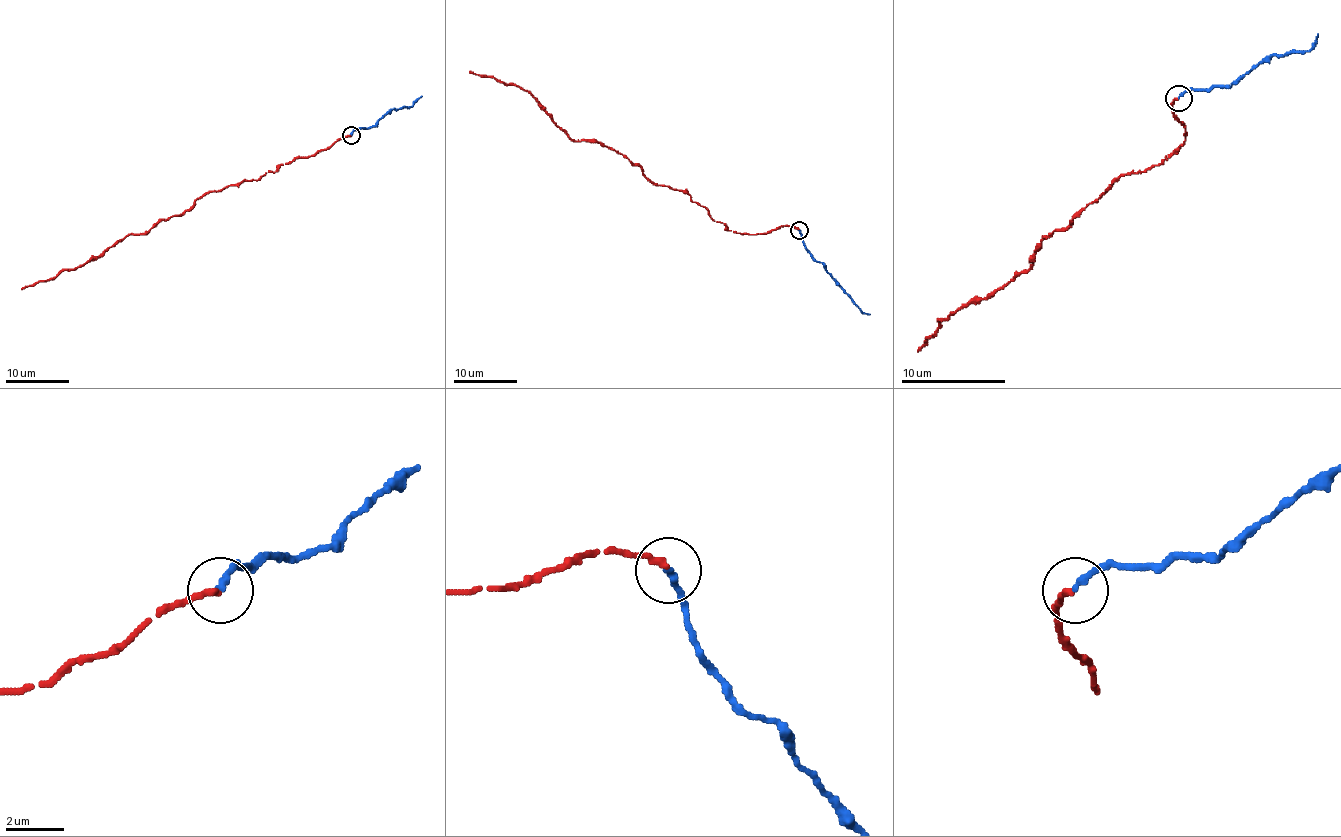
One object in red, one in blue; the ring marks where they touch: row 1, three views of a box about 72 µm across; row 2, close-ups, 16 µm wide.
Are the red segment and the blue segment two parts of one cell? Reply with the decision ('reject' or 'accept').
accept

